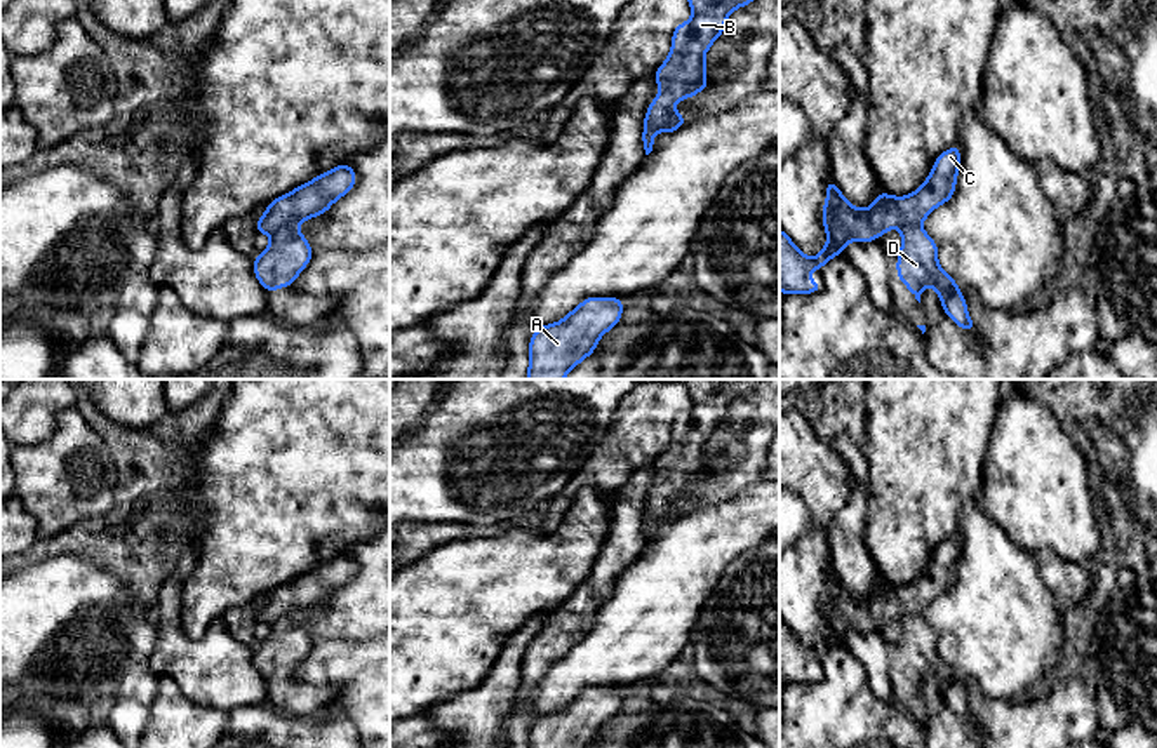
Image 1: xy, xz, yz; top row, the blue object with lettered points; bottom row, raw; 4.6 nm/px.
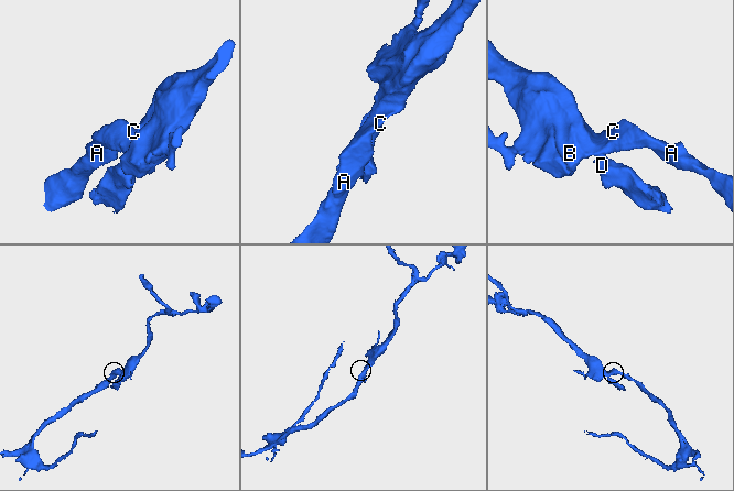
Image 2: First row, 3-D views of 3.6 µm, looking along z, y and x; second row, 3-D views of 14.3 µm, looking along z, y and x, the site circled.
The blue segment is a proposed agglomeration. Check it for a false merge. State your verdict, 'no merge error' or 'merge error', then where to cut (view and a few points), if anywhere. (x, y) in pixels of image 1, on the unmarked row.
merge error; cut in xy along (294, 614), (284, 614), (270, 625)

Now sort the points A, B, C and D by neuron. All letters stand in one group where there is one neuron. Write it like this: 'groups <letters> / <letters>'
groups A B C / D

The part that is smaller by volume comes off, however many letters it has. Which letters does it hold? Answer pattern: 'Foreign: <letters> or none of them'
Foreign: D

